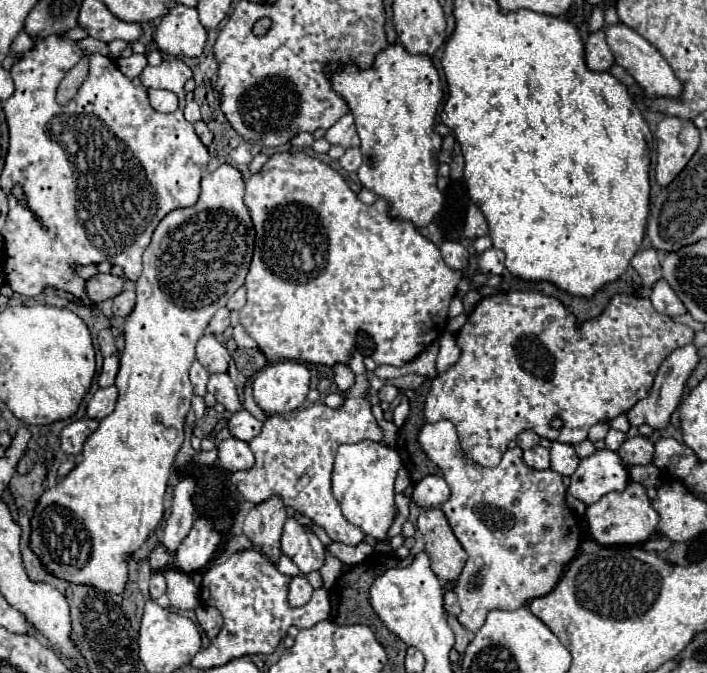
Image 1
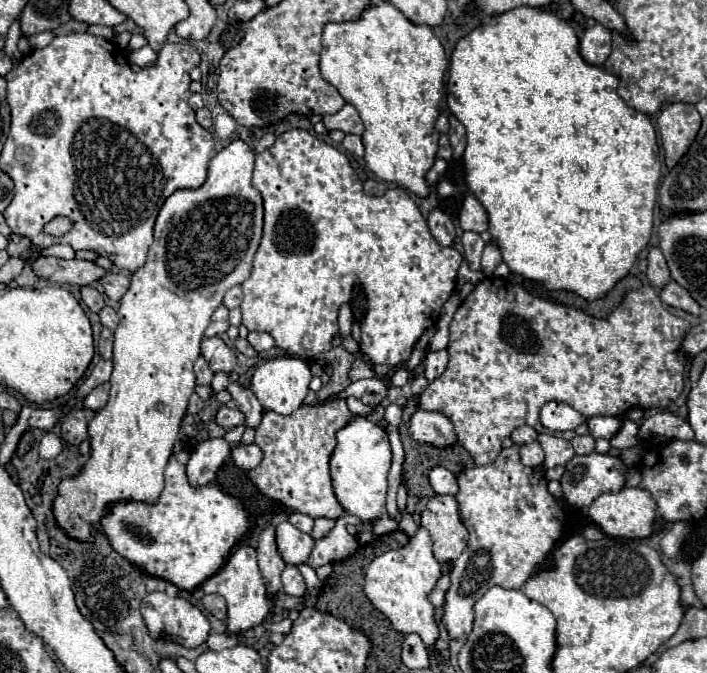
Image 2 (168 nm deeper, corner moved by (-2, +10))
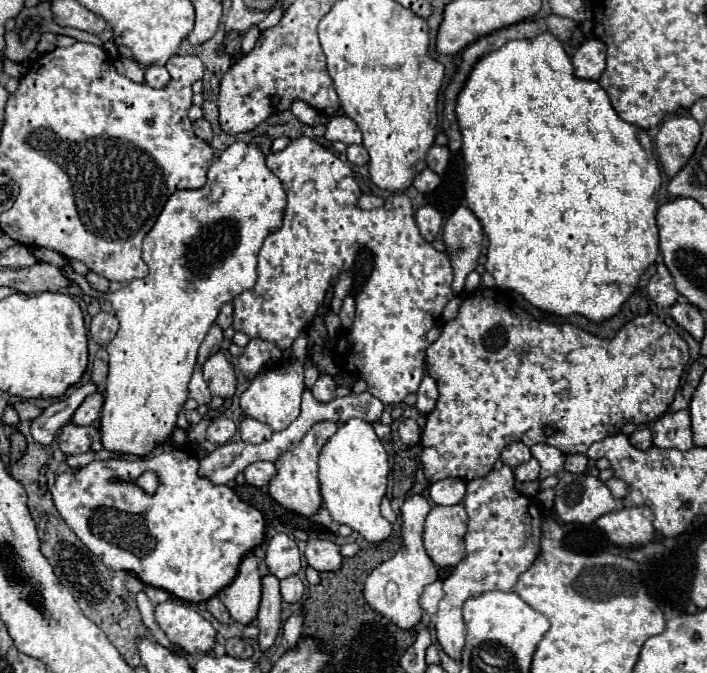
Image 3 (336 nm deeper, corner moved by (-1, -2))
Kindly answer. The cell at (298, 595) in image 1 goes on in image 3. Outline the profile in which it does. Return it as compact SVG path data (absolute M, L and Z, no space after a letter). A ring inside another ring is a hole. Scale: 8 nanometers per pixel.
M289 576L289 578L281 580L281 596L285 602L289 602L289 604L299 602L303 598L303 592L305 592L305 586L299 576Z

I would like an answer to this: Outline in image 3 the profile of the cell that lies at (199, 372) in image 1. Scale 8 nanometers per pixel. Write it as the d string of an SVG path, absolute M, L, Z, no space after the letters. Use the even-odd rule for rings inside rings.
M199 364L195 366L195 372L193 372L191 382L189 382L189 396L193 400L197 400L199 404L209 404L211 402L211 392L209 392L209 388L207 388L203 376L201 376L201 366Z

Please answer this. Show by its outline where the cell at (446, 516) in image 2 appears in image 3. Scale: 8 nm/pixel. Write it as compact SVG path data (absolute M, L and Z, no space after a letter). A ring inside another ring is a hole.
M463 504L433 506L425 520L423 544L429 558L441 566L457 566L465 556L465 530L468 516Z

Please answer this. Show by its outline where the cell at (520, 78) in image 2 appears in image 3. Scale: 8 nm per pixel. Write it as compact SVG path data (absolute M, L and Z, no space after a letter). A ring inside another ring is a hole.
M549 32L539 34L531 40L507 42L503 48L481 56L473 64L457 96L455 114L457 114L459 130L463 136L461 152L463 152L465 174L467 174L465 176L465 200L467 200L467 206L475 212L475 216L483 224L483 230L489 238L485 268L495 278L495 286L501 290L515 290L535 308L541 308L545 312L553 312L559 316L581 314L593 322L603 322L615 316L621 304L637 288L641 274L647 270L649 264L655 262L657 252L659 252L655 214L657 214L657 200L659 200L659 190L661 190L661 172L653 156L653 144L647 132L633 124L627 124L625 120L617 116L617 112L613 110L609 102L607 92L601 88L599 82L583 80L573 74L571 58L563 50L559 38L555 38Z

